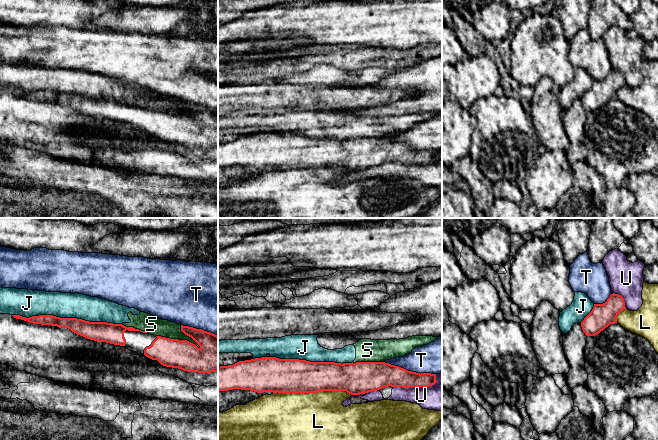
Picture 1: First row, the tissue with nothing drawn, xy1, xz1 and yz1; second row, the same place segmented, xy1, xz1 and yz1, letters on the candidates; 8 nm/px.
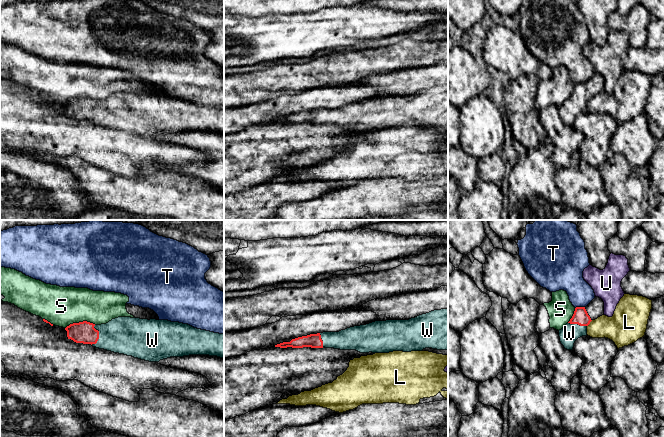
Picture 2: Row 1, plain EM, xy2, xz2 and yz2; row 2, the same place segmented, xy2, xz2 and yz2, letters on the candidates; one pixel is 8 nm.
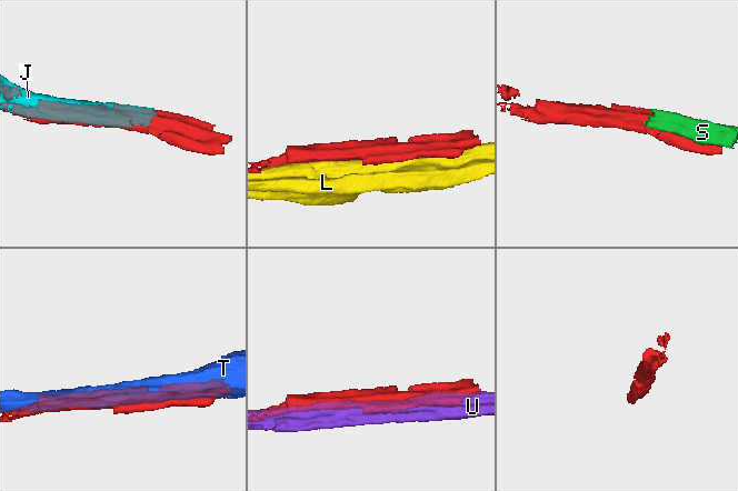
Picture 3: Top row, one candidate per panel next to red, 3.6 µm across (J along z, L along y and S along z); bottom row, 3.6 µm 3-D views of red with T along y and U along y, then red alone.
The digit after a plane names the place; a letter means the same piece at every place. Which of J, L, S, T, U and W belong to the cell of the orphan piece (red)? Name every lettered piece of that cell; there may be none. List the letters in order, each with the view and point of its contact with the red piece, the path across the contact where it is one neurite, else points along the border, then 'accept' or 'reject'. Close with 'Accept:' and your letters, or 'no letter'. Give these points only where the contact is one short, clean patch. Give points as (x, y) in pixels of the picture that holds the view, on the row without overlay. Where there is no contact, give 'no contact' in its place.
J: contact xy1 (67, 94); reject
L: contact xz1 (312, 168); reject
S: contact xy1 (177, 115); reject
T: contact xz1 (410, 147); reject
U: contact xz1 (418, 162); reject
W: contact xy2 (98, 112); way xy2 (84, 108), (98, 112), (124, 111); accept
Accept: W

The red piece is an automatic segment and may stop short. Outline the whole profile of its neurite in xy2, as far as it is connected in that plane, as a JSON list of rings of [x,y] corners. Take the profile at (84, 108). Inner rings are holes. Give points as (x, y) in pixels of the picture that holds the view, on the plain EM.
[[[118,93],[101,101],[95,101],[87,97],[73,99],[67,102],[65,106],[67,107],[68,115],[76,119],[91,120],[93,123],[99,125],[132,132],[149,138],[159,138],[160,136],[170,133],[183,133],[189,131],[209,131],[224,134],[224,110],[201,106],[188,100],[171,98],[168,96]]]

